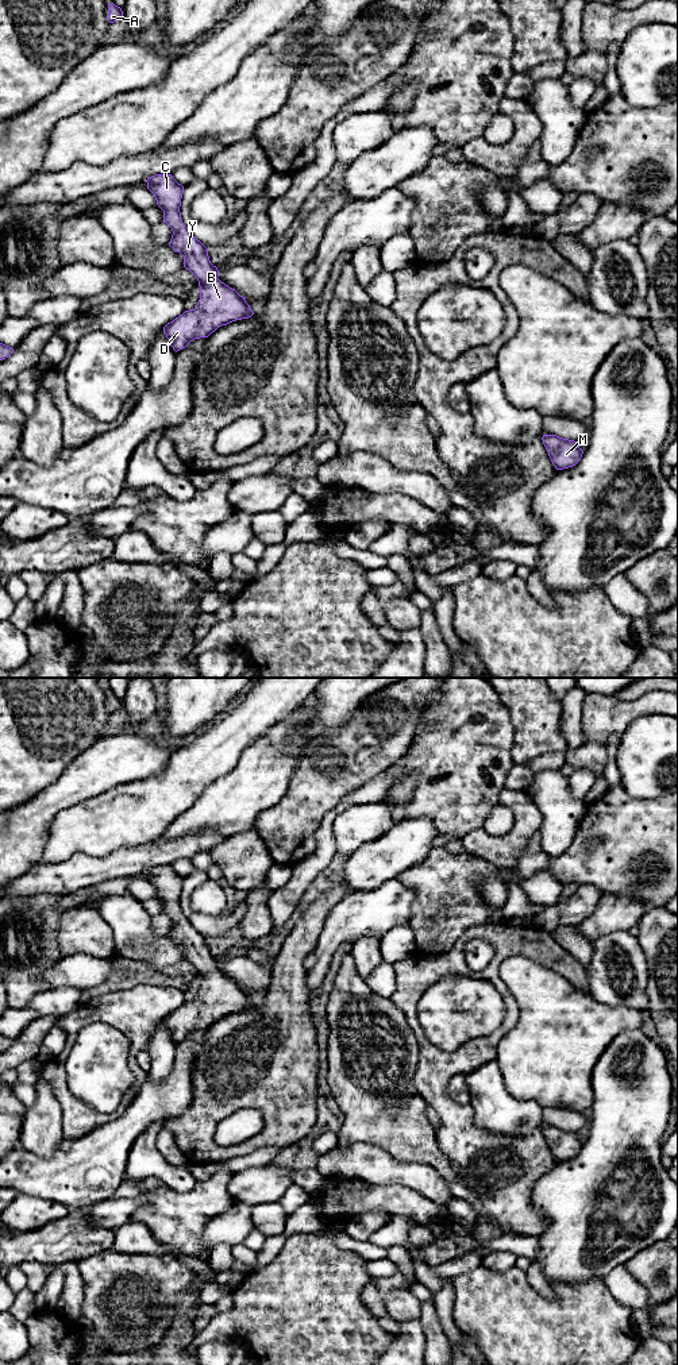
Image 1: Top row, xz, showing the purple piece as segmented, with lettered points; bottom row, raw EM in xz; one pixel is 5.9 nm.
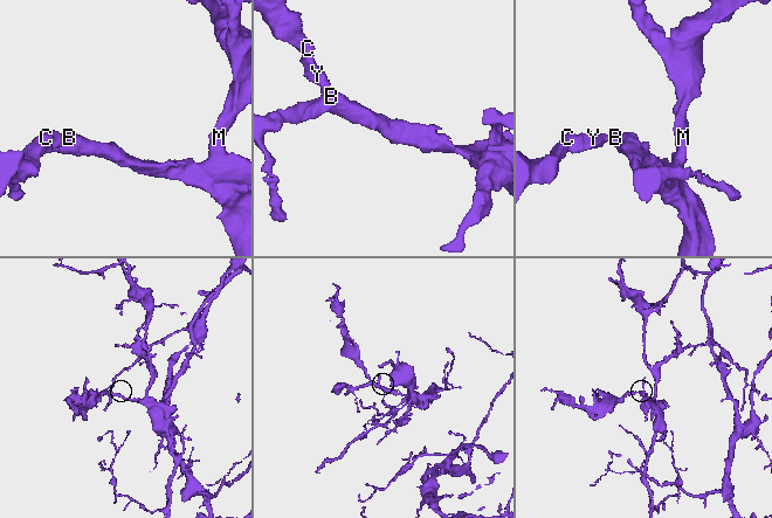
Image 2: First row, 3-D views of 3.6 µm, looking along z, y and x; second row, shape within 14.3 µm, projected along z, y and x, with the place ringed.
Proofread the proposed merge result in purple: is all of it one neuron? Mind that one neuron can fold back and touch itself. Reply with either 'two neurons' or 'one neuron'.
one neuron

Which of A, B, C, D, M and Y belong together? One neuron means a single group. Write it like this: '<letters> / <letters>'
A B C D M Y

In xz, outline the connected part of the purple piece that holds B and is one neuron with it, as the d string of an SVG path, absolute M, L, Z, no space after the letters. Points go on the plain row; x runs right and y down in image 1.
M155 865L146 871L157 896L163 902L163 914L172 922L169 937L184 948L184 959L199 972L200 991L194 1000L185 1002L163 1018L163 1025L177 1044L190 1033L208 1029L219 1018L254 1006L246 988L221 973L219 961L208 948L208 940L197 932L181 911L184 878L172 865Z

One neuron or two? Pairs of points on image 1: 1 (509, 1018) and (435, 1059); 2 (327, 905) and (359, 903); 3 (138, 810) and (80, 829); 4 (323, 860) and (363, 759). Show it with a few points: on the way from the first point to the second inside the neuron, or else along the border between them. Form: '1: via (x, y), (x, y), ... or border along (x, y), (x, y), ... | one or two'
1: via (494, 1037), (481, 1051), (465, 1059), (454, 1059) | one
2: border along (350, 891), (330, 910), (319, 933) | two
3: via (123, 816), (95, 828) | one
4: border along (378, 774), (350, 791), (327, 812) | two

